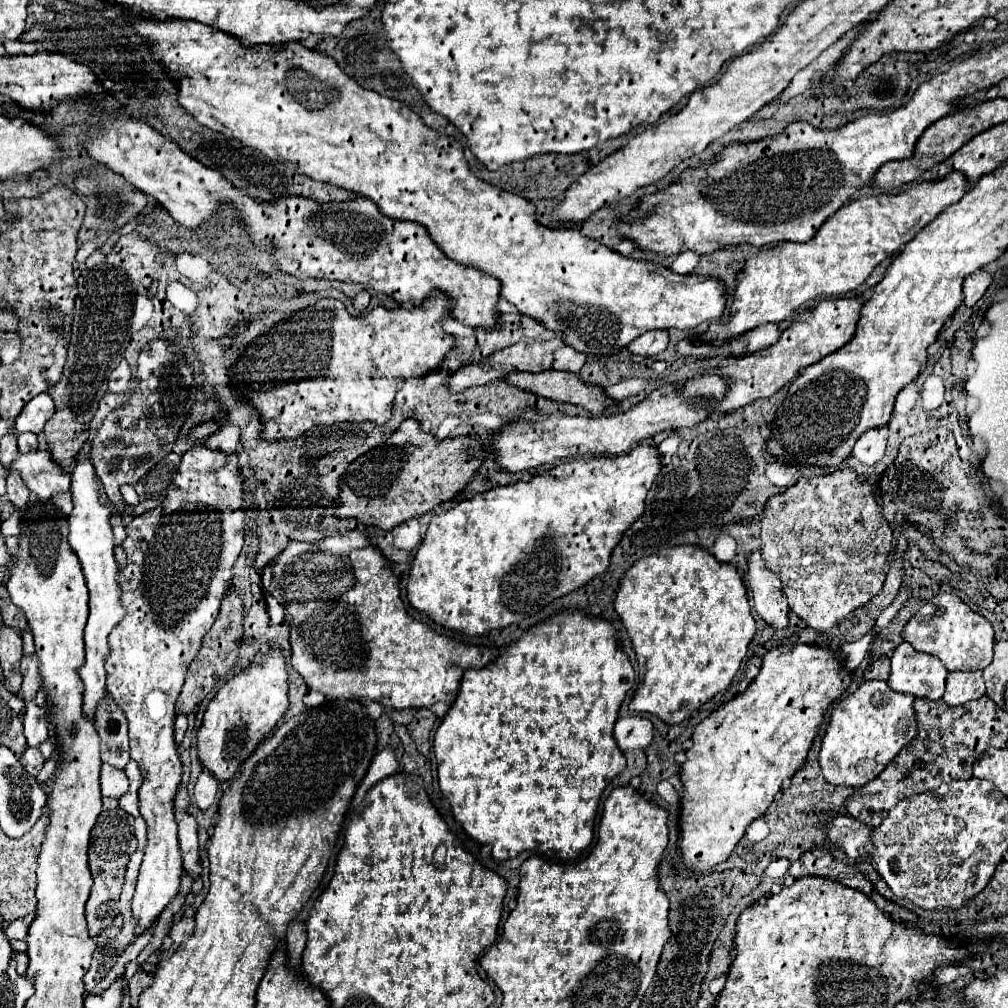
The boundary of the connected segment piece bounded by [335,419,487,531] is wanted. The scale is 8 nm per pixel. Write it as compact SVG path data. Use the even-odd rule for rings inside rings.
M405 419L401 427L391 435L391 439L385 445L375 447L373 451L365 453L363 457L355 459L341 481L341 505L335 509L337 517L353 517L365 525L377 525L385 531L391 531L393 527L425 515L433 511L437 505L455 499L465 485L473 479L481 463L485 461L485 447L479 443L477 435L461 435L461 437L449 437L449 439L437 439L431 433L423 433L419 423L415 419Z

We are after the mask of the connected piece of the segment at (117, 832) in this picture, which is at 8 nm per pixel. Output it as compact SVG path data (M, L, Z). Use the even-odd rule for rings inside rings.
M119 807L111 811L101 811L91 831L91 843L89 843L89 869L95 885L91 889L91 897L85 907L85 917L89 923L91 937L95 937L103 927L107 927L113 921L113 917L119 913L119 895L123 887L125 865L129 863L129 857L135 851L135 847L137 847L137 839L133 833L133 817Z

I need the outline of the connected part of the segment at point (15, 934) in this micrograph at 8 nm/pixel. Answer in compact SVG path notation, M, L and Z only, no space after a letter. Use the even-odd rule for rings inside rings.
M27 915L27 917L23 917L23 919L15 919L15 921L9 923L9 927L5 929L5 935L7 935L9 939L25 939L33 917L35 917L35 915Z

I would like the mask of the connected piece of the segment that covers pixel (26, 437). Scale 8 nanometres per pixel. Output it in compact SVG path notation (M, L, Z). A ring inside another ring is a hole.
M21 433L17 437L17 447L19 447L19 453L37 451L37 435L35 433Z

